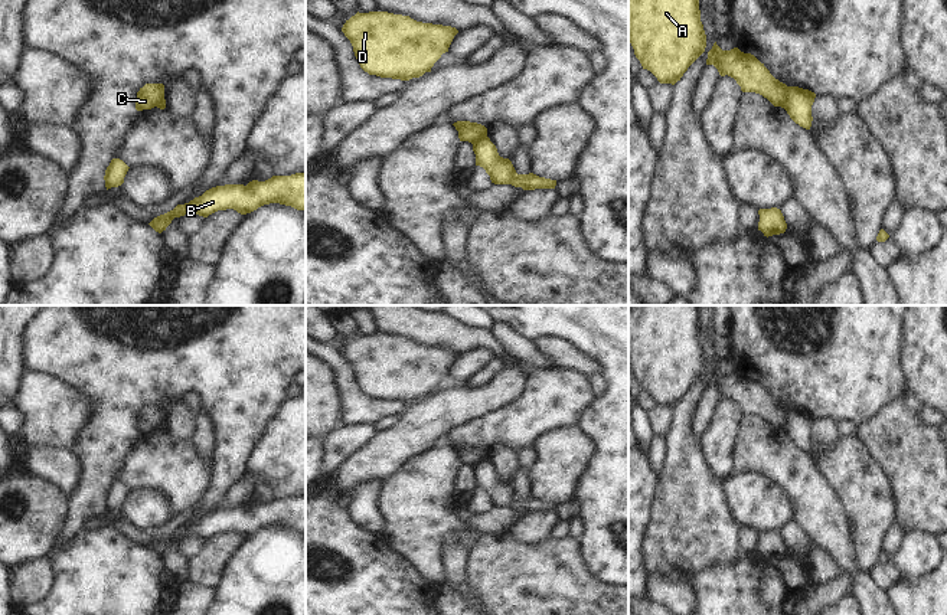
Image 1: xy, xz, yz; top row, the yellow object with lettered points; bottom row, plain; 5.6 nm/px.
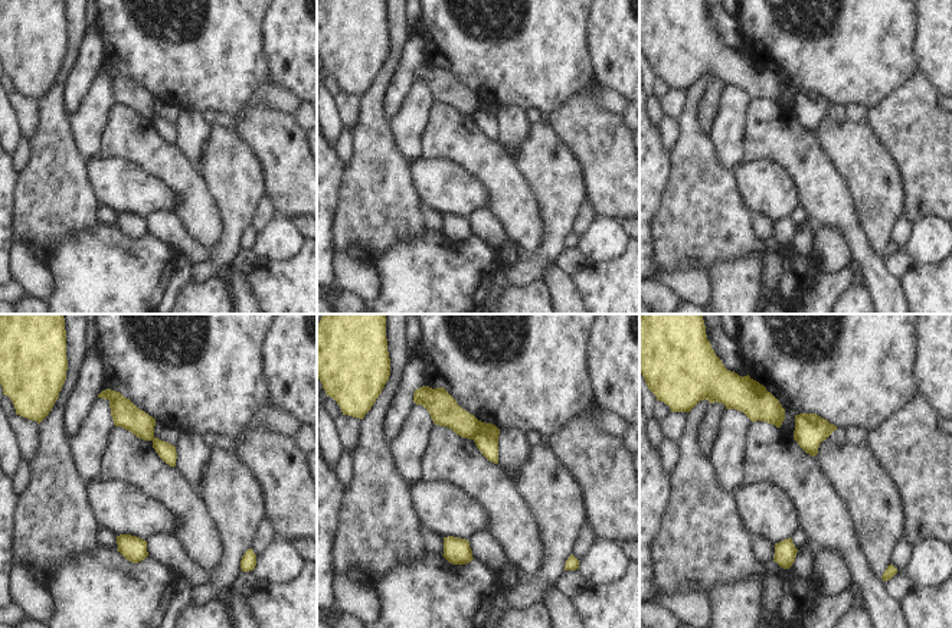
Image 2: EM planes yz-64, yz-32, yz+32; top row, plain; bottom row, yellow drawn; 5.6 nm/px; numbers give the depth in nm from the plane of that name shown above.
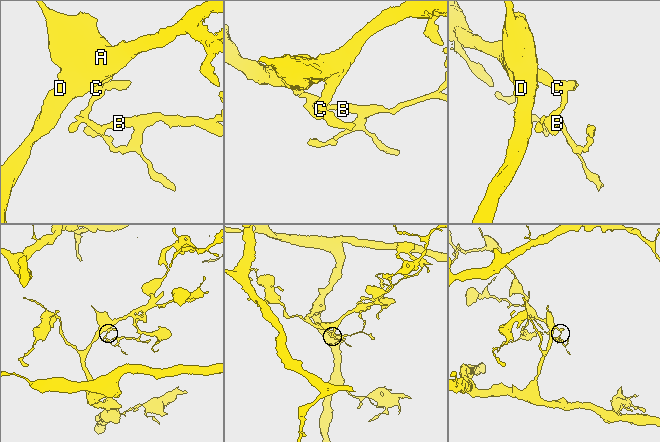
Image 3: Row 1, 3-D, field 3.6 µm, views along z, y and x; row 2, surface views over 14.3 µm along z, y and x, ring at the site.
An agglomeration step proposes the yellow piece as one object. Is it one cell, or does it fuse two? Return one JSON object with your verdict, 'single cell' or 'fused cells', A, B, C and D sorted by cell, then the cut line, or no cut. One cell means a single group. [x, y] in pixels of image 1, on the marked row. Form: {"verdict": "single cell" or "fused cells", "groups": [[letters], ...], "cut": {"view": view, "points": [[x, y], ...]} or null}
{"verdict": "fused cells", "groups": [["A", "C", "D"], ["B"]], "cut": {"view": "yz", "points": [[789, 87], [780, 105]]}}

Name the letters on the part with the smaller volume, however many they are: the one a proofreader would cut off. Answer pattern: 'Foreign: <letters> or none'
Foreign: B

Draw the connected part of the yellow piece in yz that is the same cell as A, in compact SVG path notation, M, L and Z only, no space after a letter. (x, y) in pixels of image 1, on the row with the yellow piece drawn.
M628 0L628 42L643 69L675 85L706 48L699 0Z

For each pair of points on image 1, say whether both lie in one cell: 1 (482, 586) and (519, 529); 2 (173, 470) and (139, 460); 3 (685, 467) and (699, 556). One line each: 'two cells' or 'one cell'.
1: two cells
2: one cell
3: one cell

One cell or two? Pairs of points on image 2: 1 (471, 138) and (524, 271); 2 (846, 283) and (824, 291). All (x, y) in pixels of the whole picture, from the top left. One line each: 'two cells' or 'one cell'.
1: two cells
2: one cell

